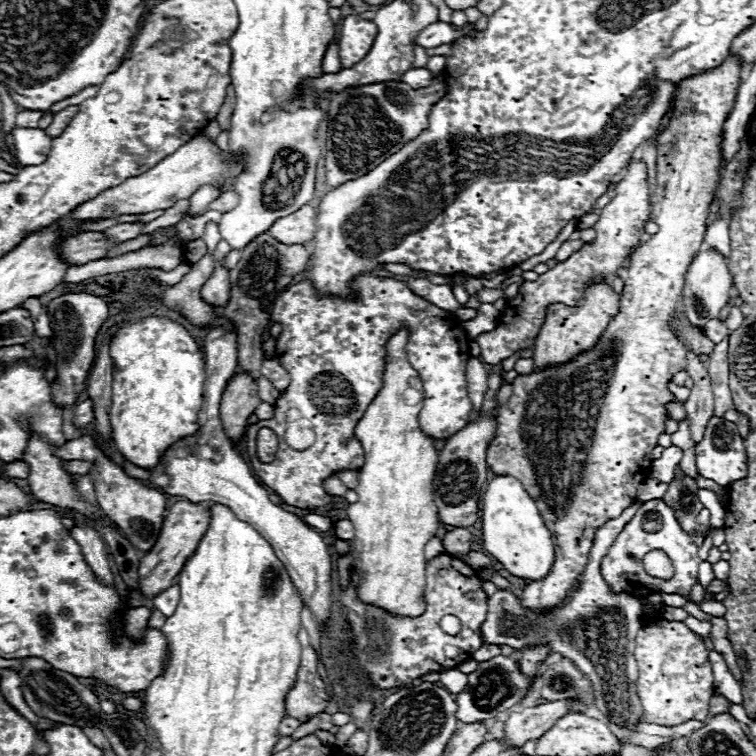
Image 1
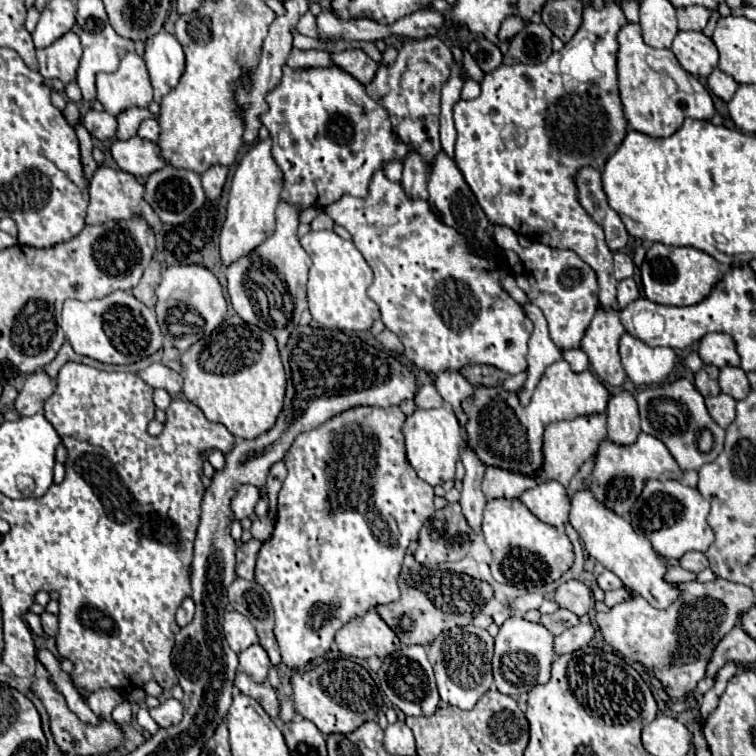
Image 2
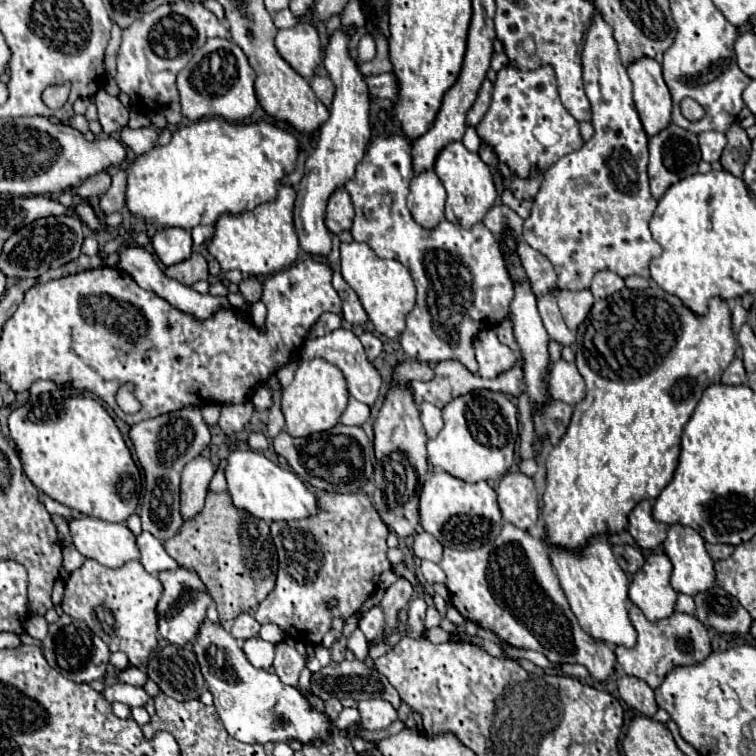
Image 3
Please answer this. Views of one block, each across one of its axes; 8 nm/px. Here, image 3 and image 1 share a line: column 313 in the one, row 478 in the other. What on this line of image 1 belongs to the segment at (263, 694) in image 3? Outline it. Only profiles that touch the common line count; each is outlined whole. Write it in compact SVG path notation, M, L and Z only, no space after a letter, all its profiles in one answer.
M716 416L710 418L710 422L706 424L702 442L696 444L696 468L698 468L700 476L710 478L724 488L730 488L730 484L734 484L736 480L746 478L748 458L746 458L746 448L744 448L740 434L738 434L736 424L732 424L724 418L716 418Z

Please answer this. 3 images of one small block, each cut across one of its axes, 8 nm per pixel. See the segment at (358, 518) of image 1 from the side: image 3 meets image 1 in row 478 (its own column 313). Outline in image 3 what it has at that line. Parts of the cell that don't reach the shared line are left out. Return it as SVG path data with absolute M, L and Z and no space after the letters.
M324 358L304 360L298 366L292 384L286 386L282 392L282 412L286 418L286 432L292 434L294 438L330 430L340 422L340 416L346 406L348 406L346 378L338 366L326 362Z

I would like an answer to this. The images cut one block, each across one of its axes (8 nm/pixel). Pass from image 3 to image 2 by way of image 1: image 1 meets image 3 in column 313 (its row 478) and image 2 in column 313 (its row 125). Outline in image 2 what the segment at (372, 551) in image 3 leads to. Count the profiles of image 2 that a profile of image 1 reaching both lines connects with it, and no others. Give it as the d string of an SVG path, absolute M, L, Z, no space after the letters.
M350 658L326 660L308 672L294 674L292 688L296 712L314 722L322 734L350 734L364 722L376 720L376 714L384 704L372 676Z

